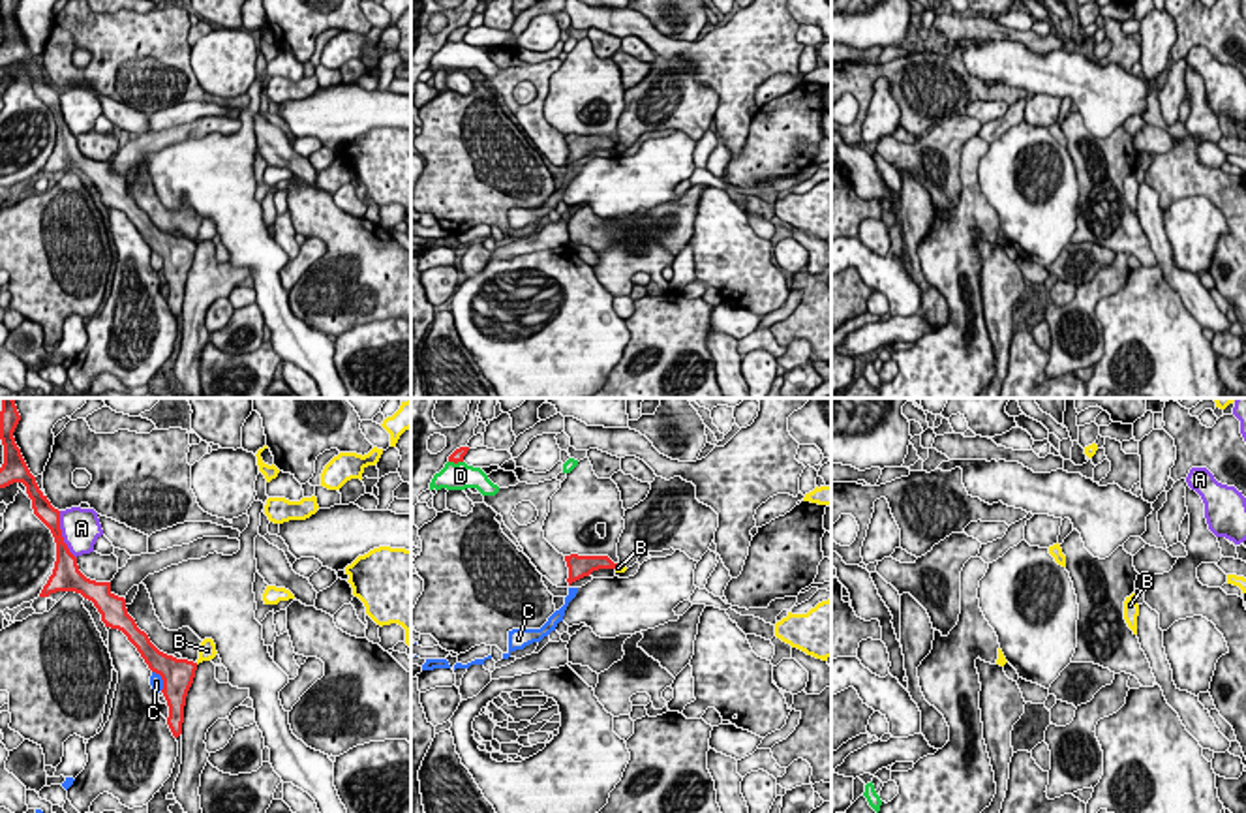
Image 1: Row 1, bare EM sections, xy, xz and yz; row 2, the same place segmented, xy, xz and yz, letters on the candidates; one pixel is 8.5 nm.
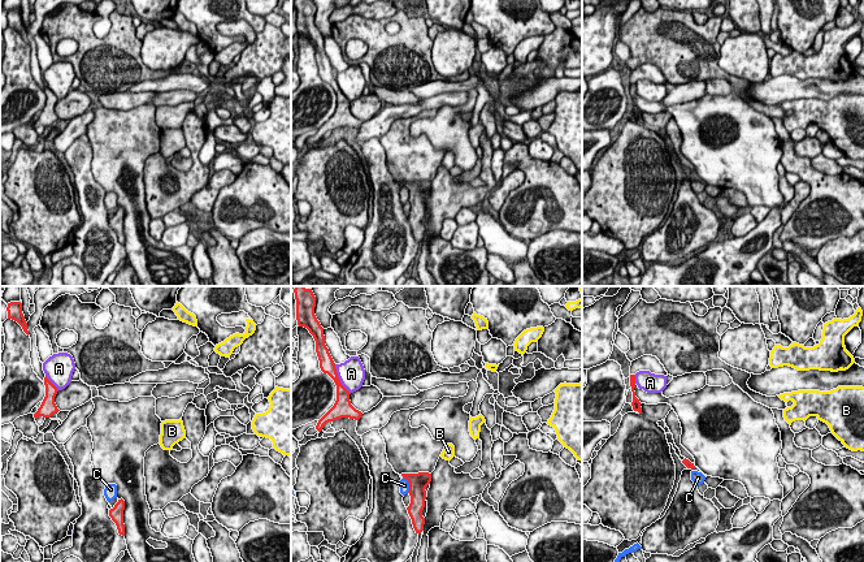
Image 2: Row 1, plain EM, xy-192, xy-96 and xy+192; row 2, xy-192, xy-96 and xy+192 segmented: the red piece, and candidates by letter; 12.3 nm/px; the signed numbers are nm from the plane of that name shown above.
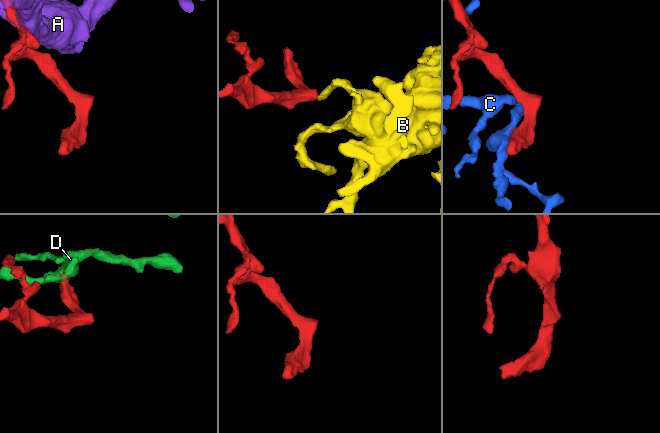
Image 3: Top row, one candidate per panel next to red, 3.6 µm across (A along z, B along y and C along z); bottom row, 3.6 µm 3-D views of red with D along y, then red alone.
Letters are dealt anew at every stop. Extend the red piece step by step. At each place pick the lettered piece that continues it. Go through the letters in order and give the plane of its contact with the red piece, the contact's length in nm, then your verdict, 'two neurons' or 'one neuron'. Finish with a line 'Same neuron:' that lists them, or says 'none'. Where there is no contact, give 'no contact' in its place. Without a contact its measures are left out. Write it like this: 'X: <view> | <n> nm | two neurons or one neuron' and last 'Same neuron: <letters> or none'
A: xy | 440 nm | two neurons
B: xz | 60 nm | two neurons
C: xy | 190 nm | two neurons
D: xz | 130 nm | two neurons
Same neuron: none

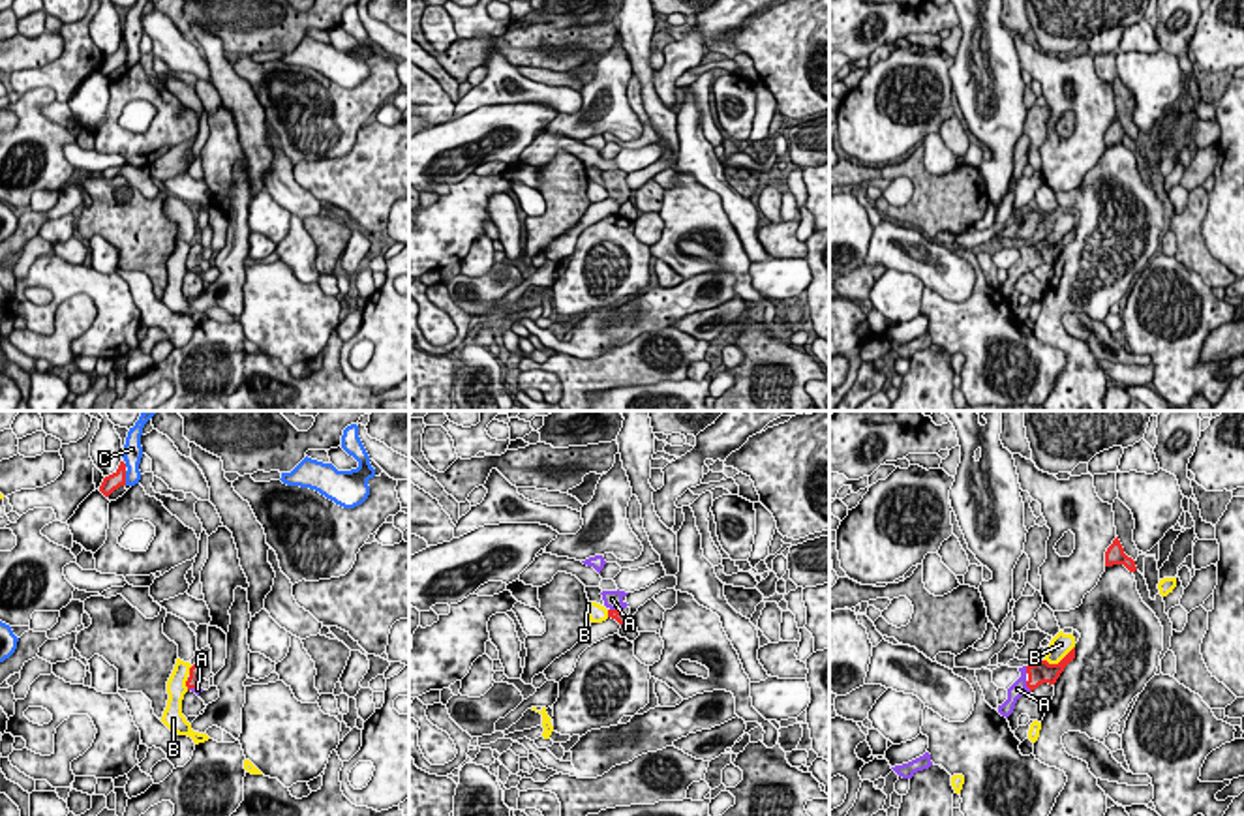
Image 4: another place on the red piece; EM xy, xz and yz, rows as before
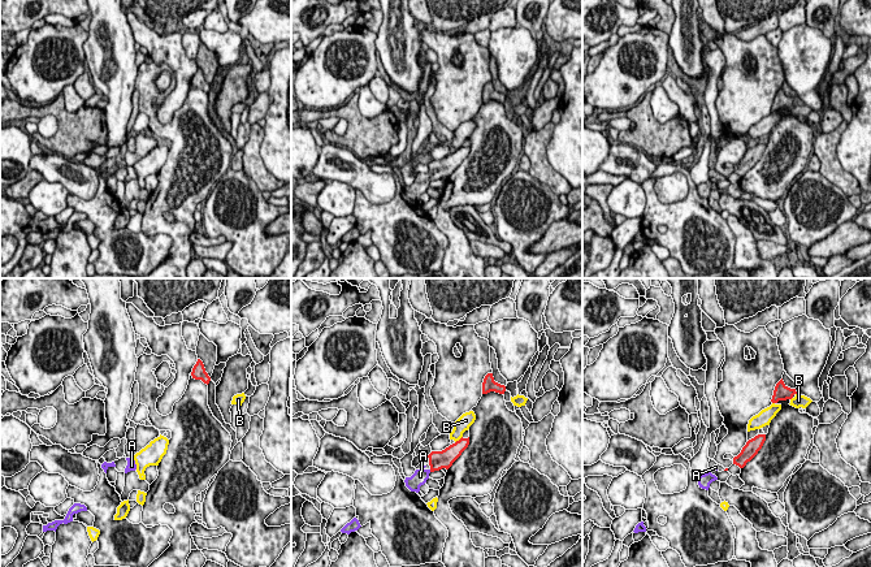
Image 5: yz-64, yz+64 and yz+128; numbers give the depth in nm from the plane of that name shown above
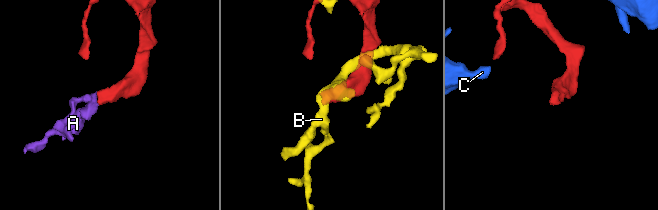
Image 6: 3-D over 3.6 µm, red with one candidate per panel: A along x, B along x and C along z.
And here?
A: yz | 110 nm | one neuron
B: yz | 300 nm | two neurons
C: xy | 130 nm | two neurons
Same neuron: A

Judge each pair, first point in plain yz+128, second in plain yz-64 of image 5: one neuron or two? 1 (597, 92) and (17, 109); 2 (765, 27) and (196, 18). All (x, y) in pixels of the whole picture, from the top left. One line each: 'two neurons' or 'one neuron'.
1: two neurons
2: one neuron

